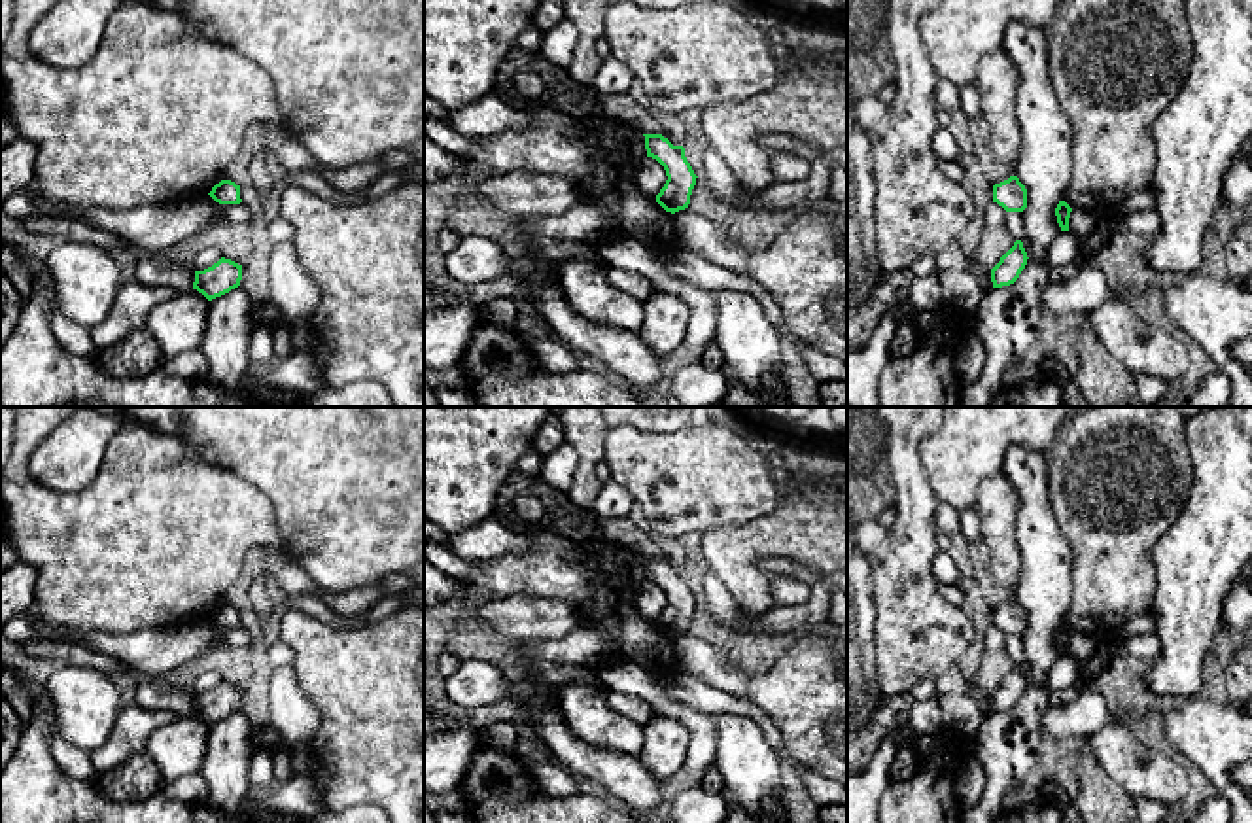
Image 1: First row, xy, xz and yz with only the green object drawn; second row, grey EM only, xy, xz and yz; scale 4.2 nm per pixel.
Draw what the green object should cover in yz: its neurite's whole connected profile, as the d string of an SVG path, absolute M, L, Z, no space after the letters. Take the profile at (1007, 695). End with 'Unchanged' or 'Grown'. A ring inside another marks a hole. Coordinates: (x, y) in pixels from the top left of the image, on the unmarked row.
M1021 664L1000 681L1000 685L991 692L993 711L1002 711L1014 708L1027 689L1027 675Z. Unchanged

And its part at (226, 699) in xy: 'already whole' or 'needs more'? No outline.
already whole

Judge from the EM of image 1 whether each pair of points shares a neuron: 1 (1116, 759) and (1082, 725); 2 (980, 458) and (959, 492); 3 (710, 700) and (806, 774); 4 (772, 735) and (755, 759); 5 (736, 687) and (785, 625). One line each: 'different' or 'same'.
1: different
2: same
3: same
4: different
5: different

